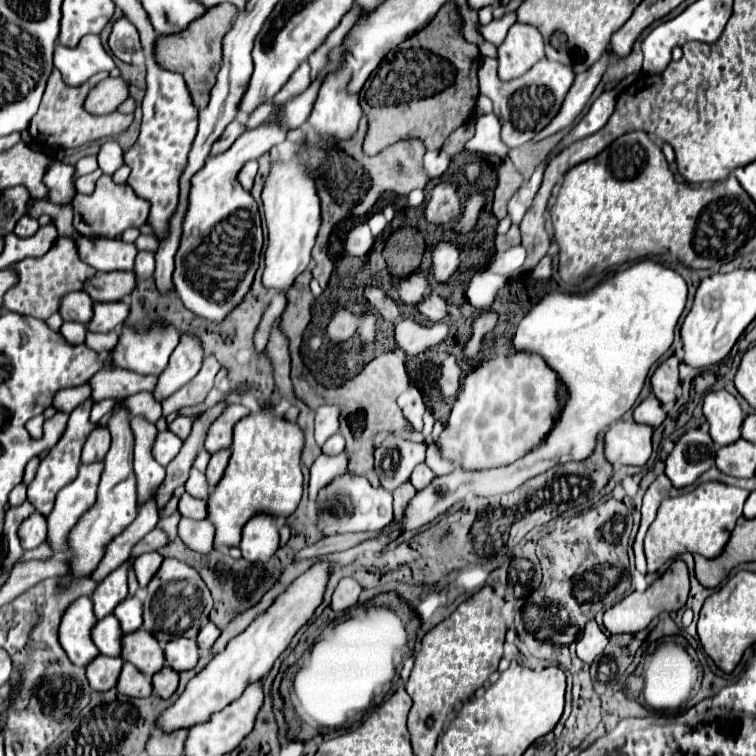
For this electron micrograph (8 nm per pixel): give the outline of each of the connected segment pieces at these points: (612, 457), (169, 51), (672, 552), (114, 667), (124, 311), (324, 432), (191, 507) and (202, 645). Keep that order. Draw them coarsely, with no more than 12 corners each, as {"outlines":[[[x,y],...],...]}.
{"outlines":[[[617,421],[605,433],[611,465],[645,465],[653,427]],[[231,3],[209,7],[179,35],[155,39],[157,65],[209,103]],[[719,481],[665,499],[645,535],[649,573],[721,555],[749,493]],[[97,655],[85,669],[95,691],[113,689],[121,657]],[[123,301],[95,303],[87,329],[119,329],[129,315]],[[319,407],[315,441],[321,447],[339,431],[339,407]],[[181,495],[177,509],[183,517],[205,519],[207,503]],[[205,623],[197,635],[199,649],[207,649],[219,637],[213,623]]]}

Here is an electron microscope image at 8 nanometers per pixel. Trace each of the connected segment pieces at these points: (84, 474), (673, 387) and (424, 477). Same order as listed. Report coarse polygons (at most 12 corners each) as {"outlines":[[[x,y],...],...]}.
{"outlines":[[[103,463],[79,467],[47,515],[45,543],[69,551],[69,533],[97,499]],[[665,359],[651,377],[653,393],[673,405],[679,389],[679,359]],[[425,463],[411,473],[411,485],[423,489],[435,475]]]}

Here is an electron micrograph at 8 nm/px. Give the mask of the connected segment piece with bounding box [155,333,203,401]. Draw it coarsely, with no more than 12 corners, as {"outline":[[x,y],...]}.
{"outline":[[183,333],[167,369],[159,375],[155,399],[163,401],[201,369],[203,345]]}

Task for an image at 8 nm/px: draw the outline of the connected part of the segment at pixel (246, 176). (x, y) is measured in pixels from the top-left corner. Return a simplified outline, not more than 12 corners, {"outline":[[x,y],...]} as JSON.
{"outline":[[249,161],[241,167],[237,179],[243,189],[251,189],[257,161]]}

